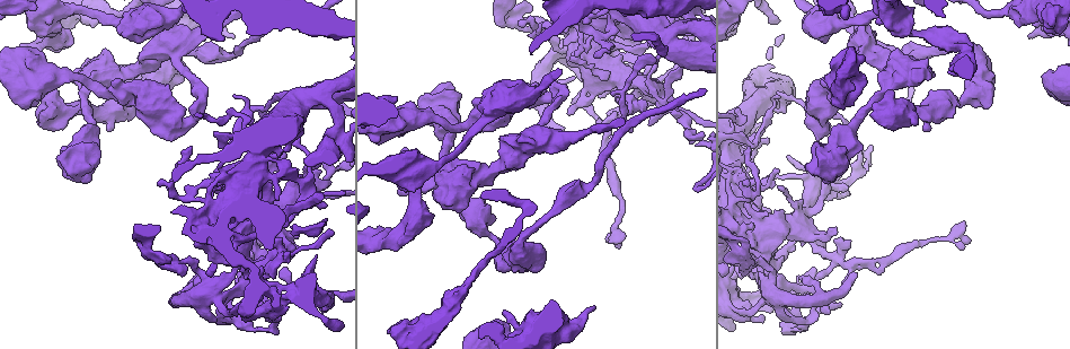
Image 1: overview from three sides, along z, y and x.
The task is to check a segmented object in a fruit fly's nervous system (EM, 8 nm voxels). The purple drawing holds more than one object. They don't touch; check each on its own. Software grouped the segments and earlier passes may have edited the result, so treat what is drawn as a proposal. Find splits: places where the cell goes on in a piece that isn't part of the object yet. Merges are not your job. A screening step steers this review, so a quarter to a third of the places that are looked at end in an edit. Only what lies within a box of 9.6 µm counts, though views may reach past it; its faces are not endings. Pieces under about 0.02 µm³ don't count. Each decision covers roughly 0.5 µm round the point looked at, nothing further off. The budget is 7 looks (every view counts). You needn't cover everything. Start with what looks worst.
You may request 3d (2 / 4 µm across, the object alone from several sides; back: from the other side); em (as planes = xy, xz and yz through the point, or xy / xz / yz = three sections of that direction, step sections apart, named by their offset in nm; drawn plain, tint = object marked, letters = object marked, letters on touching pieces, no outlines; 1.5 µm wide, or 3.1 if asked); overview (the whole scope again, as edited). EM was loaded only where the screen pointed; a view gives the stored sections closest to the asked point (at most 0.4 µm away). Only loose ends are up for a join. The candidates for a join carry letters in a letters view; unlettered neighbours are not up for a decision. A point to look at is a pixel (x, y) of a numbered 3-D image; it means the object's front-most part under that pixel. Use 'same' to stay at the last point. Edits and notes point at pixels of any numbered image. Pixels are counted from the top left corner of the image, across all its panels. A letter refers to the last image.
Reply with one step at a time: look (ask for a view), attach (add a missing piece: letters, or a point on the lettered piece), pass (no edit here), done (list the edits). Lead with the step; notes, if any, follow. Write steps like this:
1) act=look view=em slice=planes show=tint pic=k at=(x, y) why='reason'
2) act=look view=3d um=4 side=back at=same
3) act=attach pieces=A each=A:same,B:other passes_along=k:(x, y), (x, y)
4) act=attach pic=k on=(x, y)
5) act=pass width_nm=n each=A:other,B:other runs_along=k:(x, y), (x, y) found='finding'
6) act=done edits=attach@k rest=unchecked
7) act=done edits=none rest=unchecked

act=look view=em slice=xz step=8 show=tint pic=1 at=(1030, 37) why='thick end'

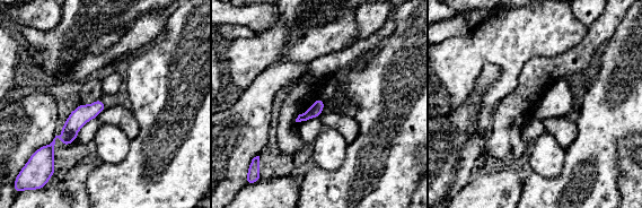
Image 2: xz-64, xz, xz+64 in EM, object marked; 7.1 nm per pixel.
act=look view=em slice=xz step=8 show=letters at=same

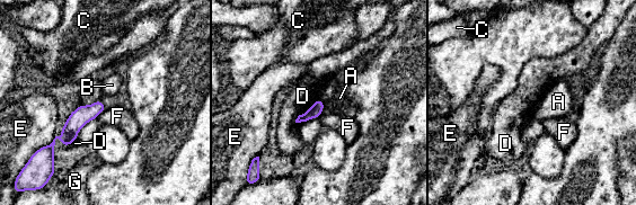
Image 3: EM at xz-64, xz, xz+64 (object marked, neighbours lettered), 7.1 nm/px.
act=pass each=A:other,B:other,C:other,D:other,E:other,F:other,G:other border=3:(318, 98), (298, 116), (296, 123) found='no lettered piece goes on from it'

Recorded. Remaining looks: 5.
act=look view=em slice=planes show=letters pic=1 at=(848, 274) why='an open end'

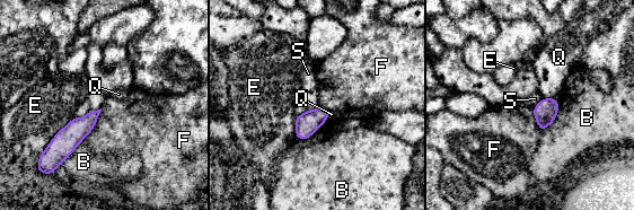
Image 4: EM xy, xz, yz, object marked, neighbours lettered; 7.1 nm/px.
act=pass longest_contact=E:380nm each=B:other,E:other,F:other,Q:other,S:other border=4:(318, 105), (315, 108), (307, 110) found='none of them fits'

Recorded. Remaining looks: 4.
act=look view=3d um=4 pic=1 at=(389, 332) why='free end'

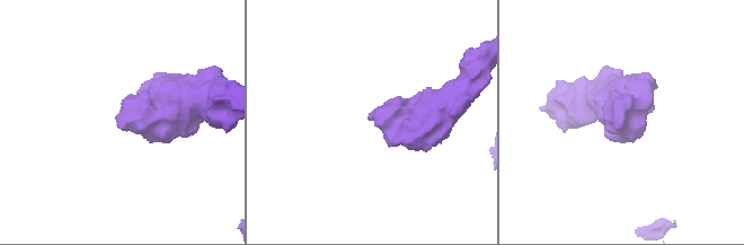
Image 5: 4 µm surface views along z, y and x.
act=look view=em slice=planes show=letters pic=5 at=(120, 125) why='now the EM'

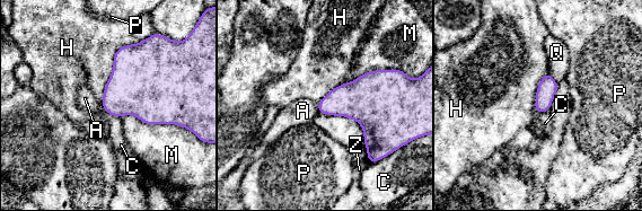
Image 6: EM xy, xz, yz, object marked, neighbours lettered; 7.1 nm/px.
act=pass each=A:other,C:other,H:other,M:other,P:other,Q:other,Z:other border=6:(316, 104), (319, 113) found='none of them fits'

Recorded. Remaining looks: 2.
act=done edits=none rest=unchecked

